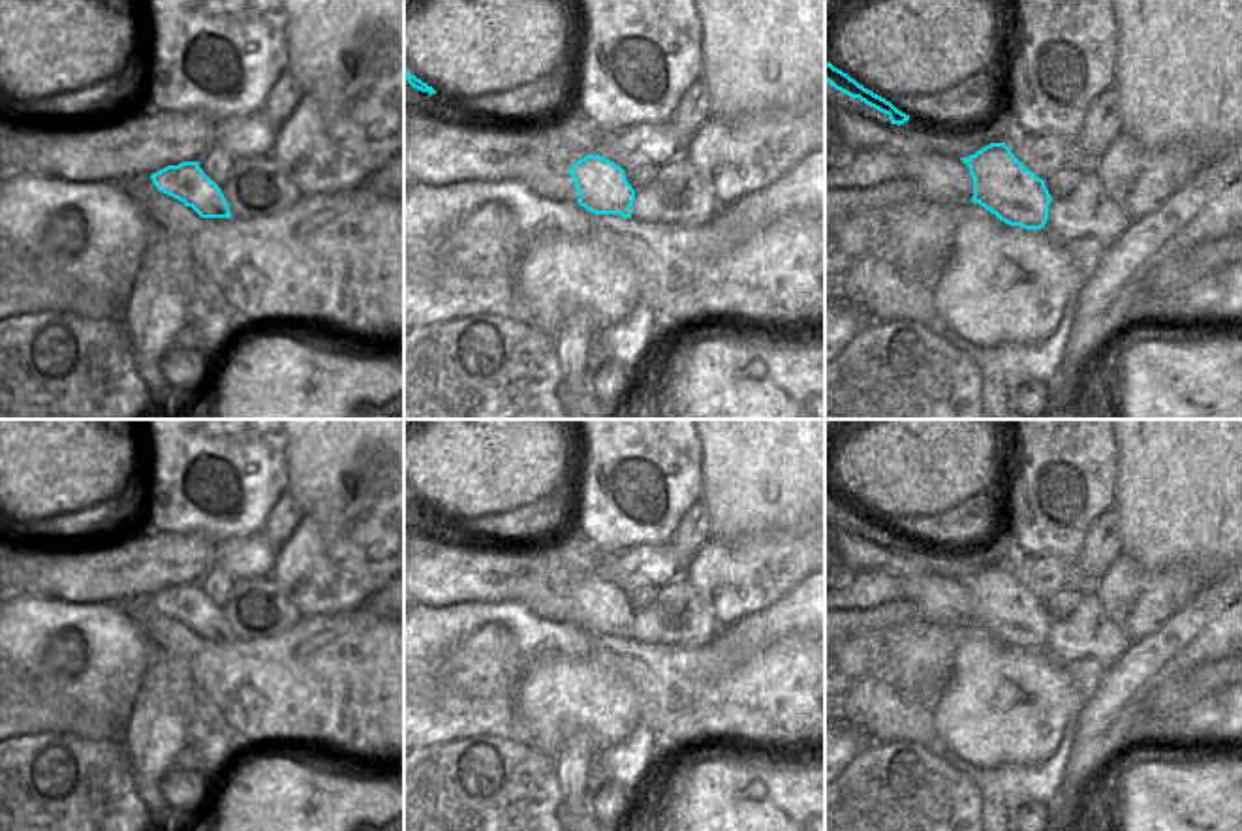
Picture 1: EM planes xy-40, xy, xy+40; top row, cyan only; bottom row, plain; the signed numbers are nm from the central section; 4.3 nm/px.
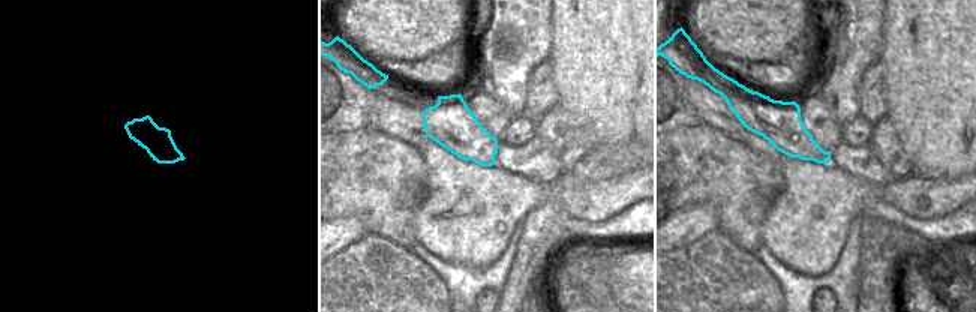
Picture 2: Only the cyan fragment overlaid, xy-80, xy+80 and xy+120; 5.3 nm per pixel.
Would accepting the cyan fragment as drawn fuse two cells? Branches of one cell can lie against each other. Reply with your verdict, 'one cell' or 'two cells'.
two cells

